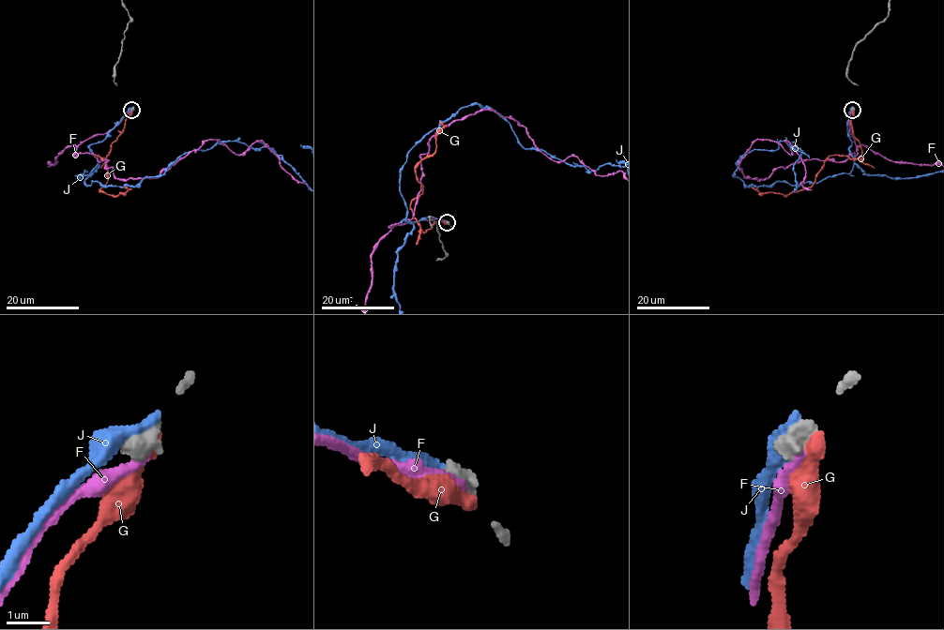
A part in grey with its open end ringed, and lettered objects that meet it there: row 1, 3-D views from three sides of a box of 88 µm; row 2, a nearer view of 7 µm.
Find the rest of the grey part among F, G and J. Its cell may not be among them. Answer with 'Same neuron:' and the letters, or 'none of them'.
Same neuron: none of them

